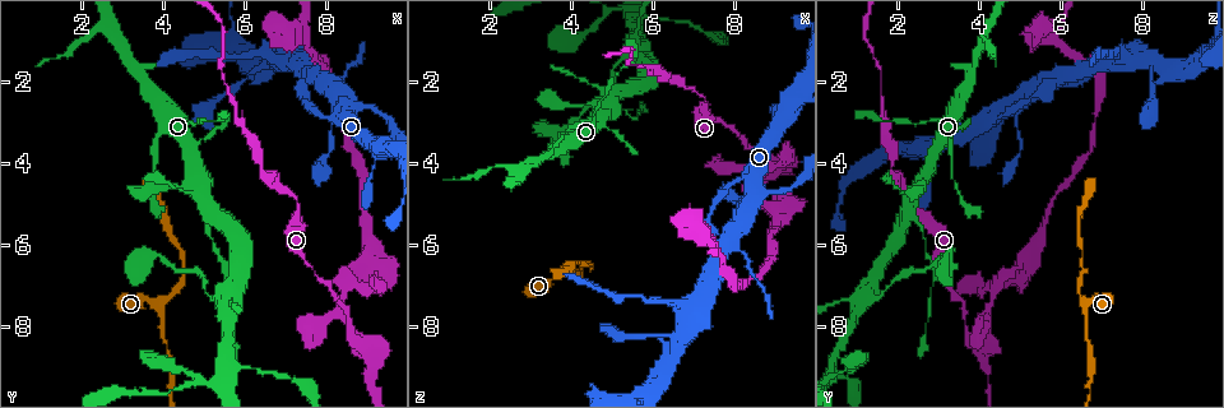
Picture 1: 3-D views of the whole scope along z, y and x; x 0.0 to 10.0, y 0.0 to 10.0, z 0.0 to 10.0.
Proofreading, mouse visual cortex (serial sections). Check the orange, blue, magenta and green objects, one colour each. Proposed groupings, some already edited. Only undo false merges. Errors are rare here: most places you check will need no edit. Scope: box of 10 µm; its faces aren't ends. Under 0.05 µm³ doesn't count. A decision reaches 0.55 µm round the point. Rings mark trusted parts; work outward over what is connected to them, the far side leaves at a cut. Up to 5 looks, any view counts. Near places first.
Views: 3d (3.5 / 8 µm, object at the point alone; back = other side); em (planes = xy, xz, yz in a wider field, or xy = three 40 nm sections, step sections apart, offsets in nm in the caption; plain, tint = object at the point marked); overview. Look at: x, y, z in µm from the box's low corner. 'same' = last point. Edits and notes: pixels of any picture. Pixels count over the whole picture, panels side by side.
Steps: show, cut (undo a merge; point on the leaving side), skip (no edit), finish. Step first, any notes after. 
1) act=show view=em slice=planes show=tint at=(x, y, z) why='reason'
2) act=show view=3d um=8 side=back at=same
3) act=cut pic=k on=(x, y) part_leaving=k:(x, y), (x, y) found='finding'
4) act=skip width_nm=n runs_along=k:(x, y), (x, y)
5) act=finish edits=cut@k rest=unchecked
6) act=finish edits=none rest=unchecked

act=show view=3d um=8 at=(7.35, 5.05, 2.45) why='calibre changes'

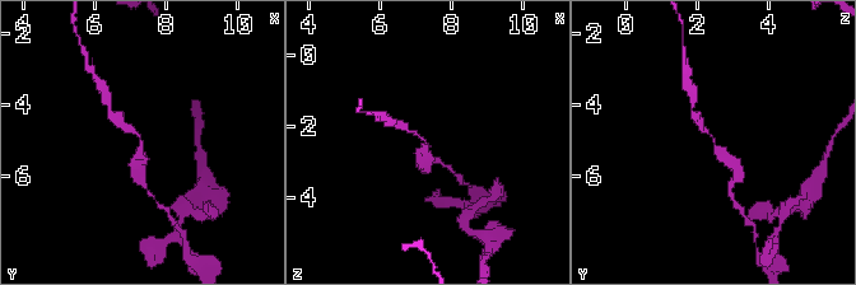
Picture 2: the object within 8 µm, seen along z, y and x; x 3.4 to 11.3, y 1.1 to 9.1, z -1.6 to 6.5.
act=show view=3d um=3.5 at=same why='closer look'

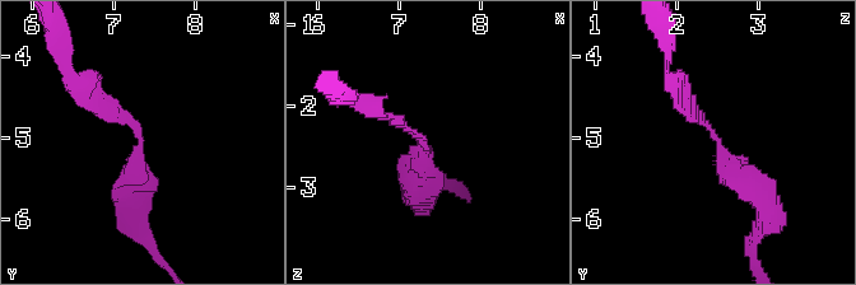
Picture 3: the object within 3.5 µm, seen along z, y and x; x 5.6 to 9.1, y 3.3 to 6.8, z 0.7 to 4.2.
act=show view=em slice=xy step=1 show=tint at=(7.30, 5.00, 2.50)

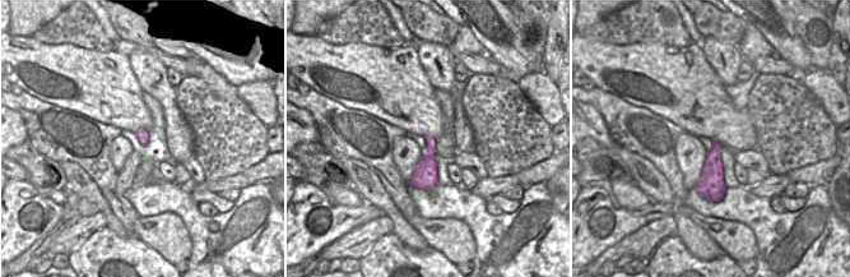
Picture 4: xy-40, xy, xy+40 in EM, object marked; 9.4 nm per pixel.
act=skip arm_widths_nm=150,350 runs_along=3:(770, 210), (682, 84) found='continuous, no second cell'

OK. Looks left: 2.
act=show view=3d um=3.5 at=(5.90, 2.95, 1.75) why='calibre changes'

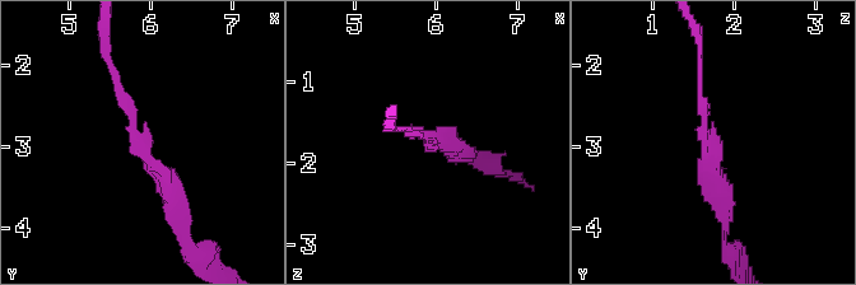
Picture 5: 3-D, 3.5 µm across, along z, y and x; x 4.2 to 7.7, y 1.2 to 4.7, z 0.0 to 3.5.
act=show view=em slice=xy step=5 show=tint at=(5.95, 2.95, 1.75) arm_widths_nm=100,300 why='now the EM'

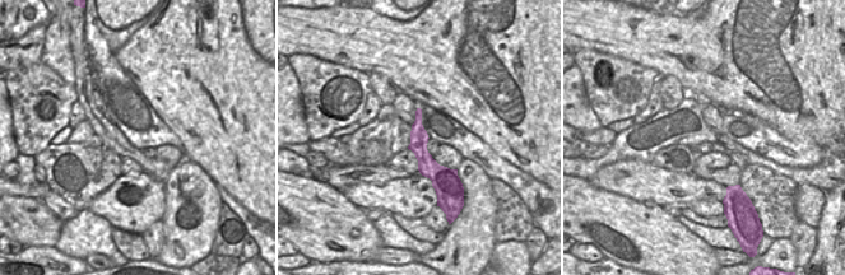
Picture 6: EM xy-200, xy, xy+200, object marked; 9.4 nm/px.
act=skip runs_along=6:(418, 113), (418, 147), (440, 186) found='continuous, no second cell'

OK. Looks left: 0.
act=finish edits=none rest=unchecked

